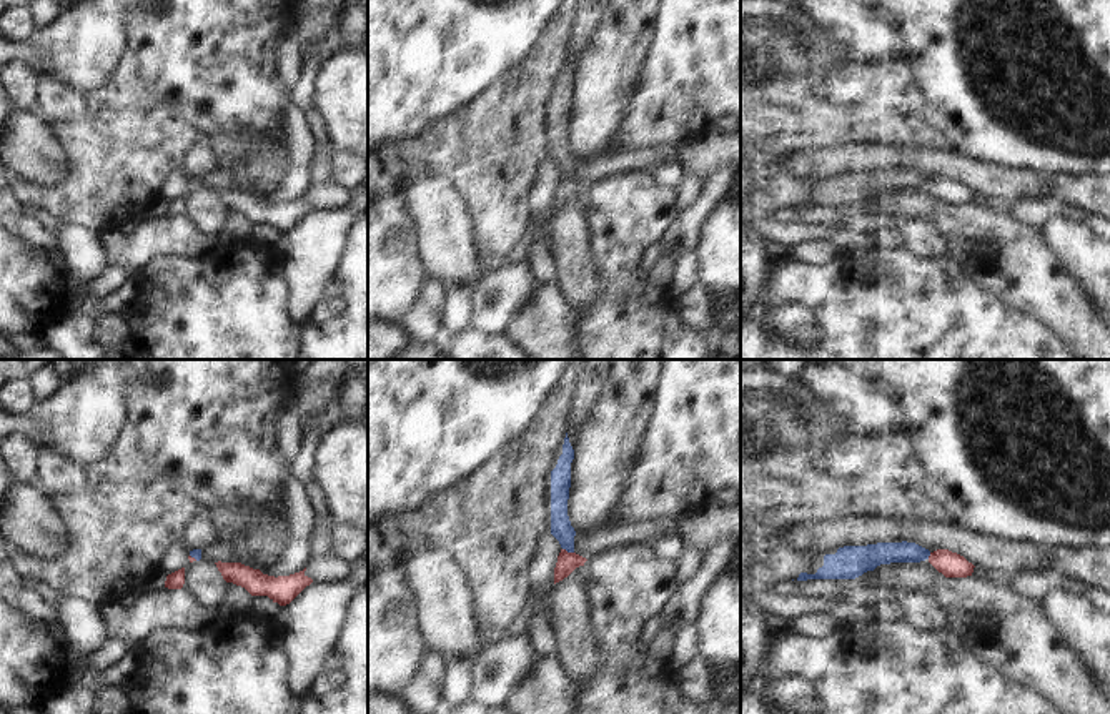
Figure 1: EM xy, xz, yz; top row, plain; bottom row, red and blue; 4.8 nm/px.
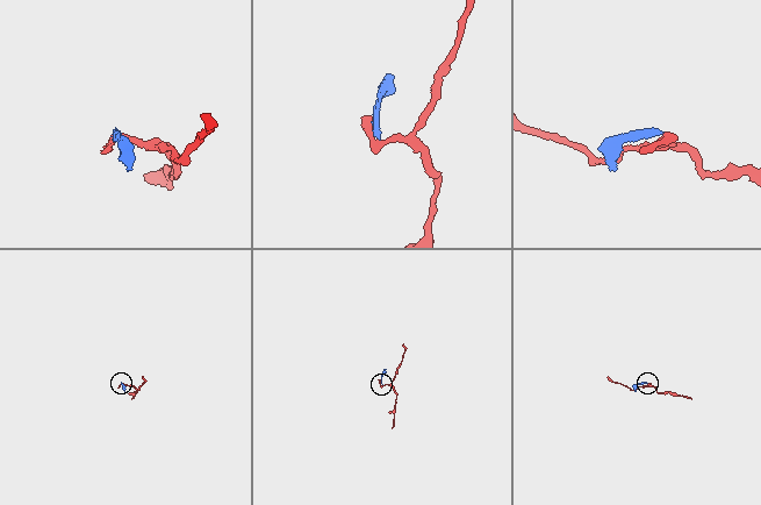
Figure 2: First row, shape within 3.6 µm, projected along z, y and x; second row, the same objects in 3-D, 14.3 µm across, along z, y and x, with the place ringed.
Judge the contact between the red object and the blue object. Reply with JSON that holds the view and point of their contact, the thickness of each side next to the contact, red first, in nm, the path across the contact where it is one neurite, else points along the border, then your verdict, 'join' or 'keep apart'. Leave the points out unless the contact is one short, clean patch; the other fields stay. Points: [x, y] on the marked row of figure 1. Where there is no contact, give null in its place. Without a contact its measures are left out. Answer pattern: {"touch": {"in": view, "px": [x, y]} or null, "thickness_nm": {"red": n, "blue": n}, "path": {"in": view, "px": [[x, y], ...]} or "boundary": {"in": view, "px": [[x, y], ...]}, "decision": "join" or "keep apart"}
{"touch": {"in": "xz", "px": [566, 551]}, "thickness_nm": {"red": 100, "blue": 100}, "path": {"in": "xz", "px": [[566, 563], [566, 551], [566, 536], [561, 530]]}, "decision": "join"}

